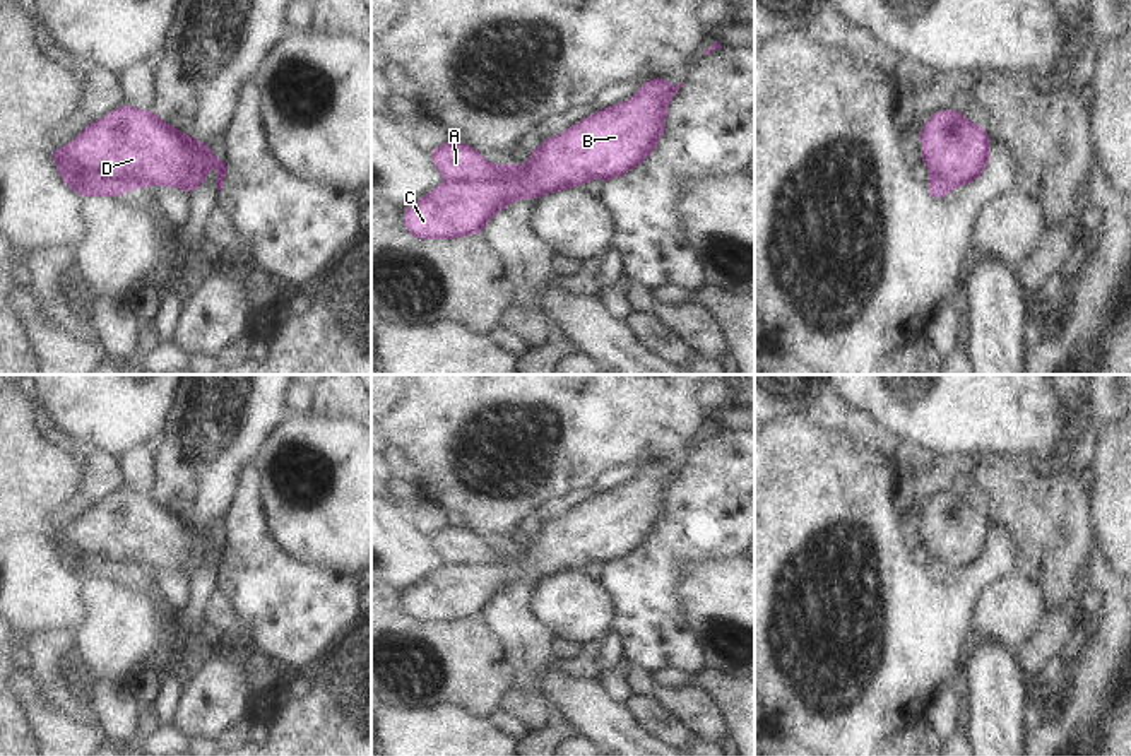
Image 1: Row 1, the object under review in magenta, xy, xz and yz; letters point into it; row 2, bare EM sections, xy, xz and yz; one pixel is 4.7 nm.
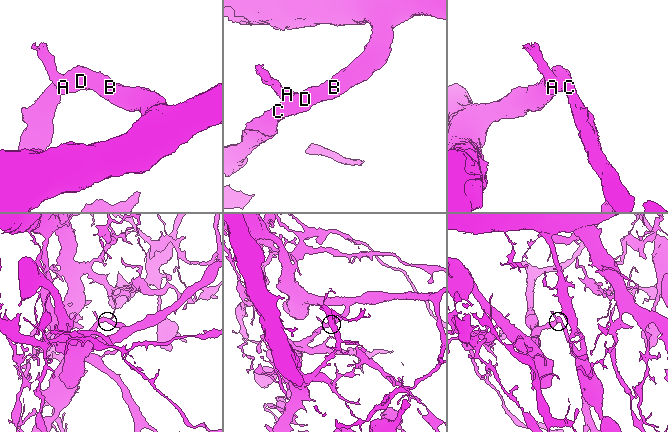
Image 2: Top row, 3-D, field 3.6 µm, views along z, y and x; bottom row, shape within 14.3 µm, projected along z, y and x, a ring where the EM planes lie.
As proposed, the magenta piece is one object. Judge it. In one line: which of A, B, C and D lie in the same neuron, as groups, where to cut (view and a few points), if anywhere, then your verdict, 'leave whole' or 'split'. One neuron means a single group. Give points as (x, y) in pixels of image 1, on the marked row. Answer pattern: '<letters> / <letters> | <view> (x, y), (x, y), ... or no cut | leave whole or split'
A / B C D | xy (64, 147), (65, 158), (77, 170), (103, 173), (127, 188) | split

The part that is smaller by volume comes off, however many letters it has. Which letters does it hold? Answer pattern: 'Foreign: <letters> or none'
Foreign: A

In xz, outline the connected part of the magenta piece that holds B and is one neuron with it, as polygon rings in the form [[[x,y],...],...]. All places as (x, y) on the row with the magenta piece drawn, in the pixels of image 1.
[[[664,77],[643,82],[630,101],[597,111],[560,137],[546,137],[527,164],[503,164],[496,181],[445,181],[402,210],[407,233],[419,239],[471,236],[520,198],[628,173],[655,149],[669,101],[683,86],[671,89]]]

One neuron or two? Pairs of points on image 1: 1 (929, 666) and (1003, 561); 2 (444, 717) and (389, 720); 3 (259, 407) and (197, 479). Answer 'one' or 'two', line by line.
1: one
2: one
3: one

